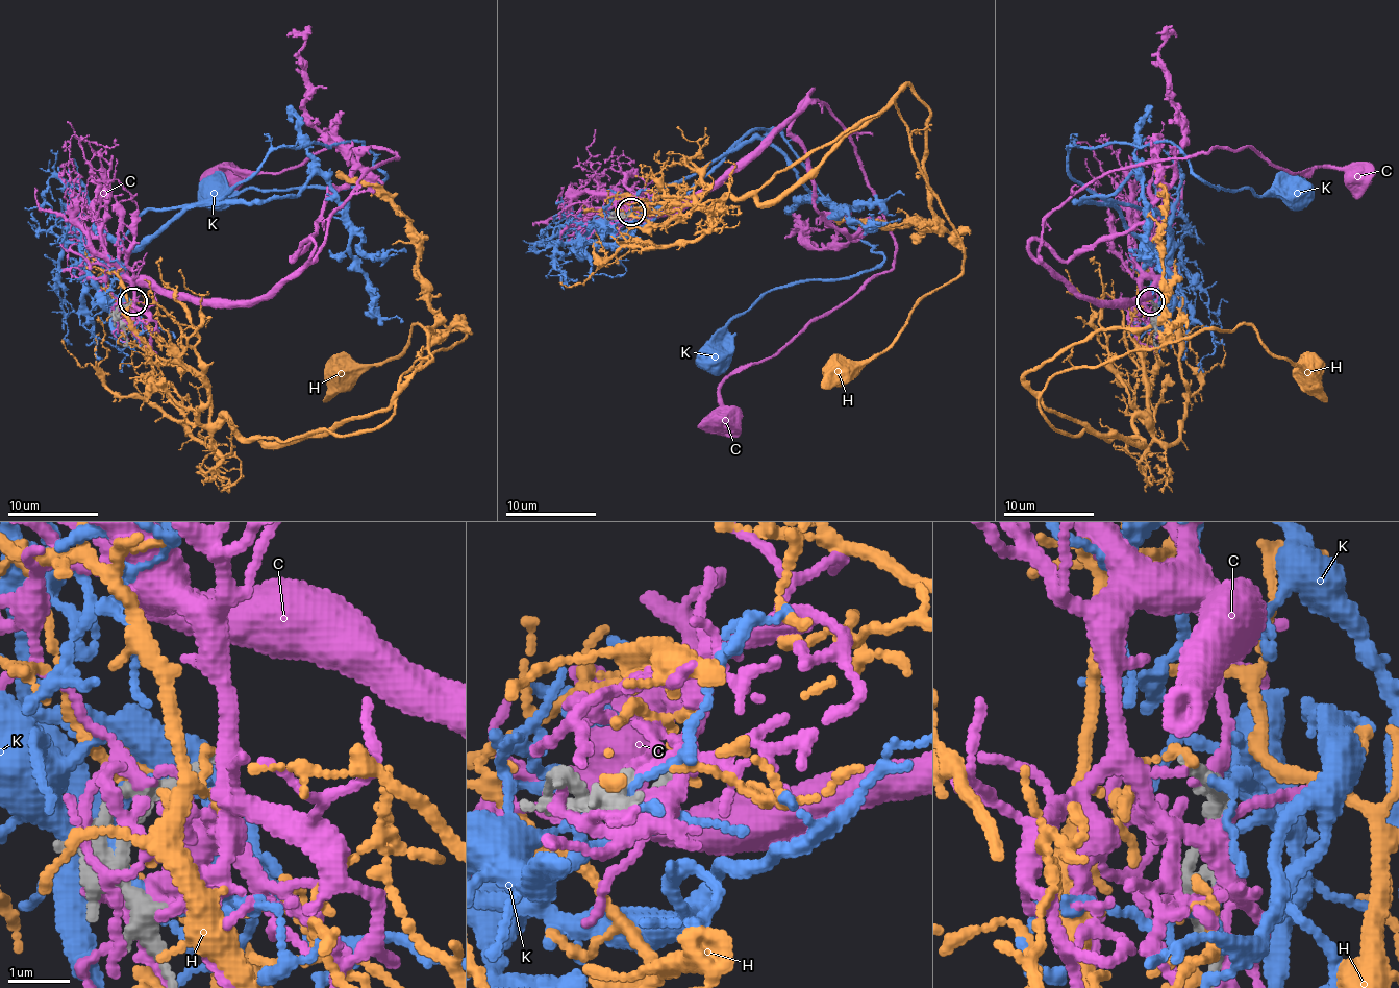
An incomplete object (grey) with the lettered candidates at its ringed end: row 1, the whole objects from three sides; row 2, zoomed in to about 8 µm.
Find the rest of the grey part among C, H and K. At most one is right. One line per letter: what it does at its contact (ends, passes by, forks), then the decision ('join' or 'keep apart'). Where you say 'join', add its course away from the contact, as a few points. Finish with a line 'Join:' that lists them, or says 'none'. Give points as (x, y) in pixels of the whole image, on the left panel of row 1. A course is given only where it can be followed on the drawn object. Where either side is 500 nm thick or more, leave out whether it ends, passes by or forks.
C: it forks; keep apart
H: it ends; keep apart
K: it passes by; keep apart
Join: none

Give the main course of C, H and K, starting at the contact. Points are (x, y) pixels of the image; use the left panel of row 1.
C: (134, 302), (128, 276), (269, 299), (369, 170), (397, 158), (332, 147), (278, 172), (226, 174)
H: (130, 299), (209, 420), (280, 443), (383, 412), (465, 331), (415, 324), (397, 356), (342, 372)
K: (130, 304), (109, 309), (84, 261), (92, 236), (221, 199), (280, 147), (360, 142), (385, 172), (217, 190)

